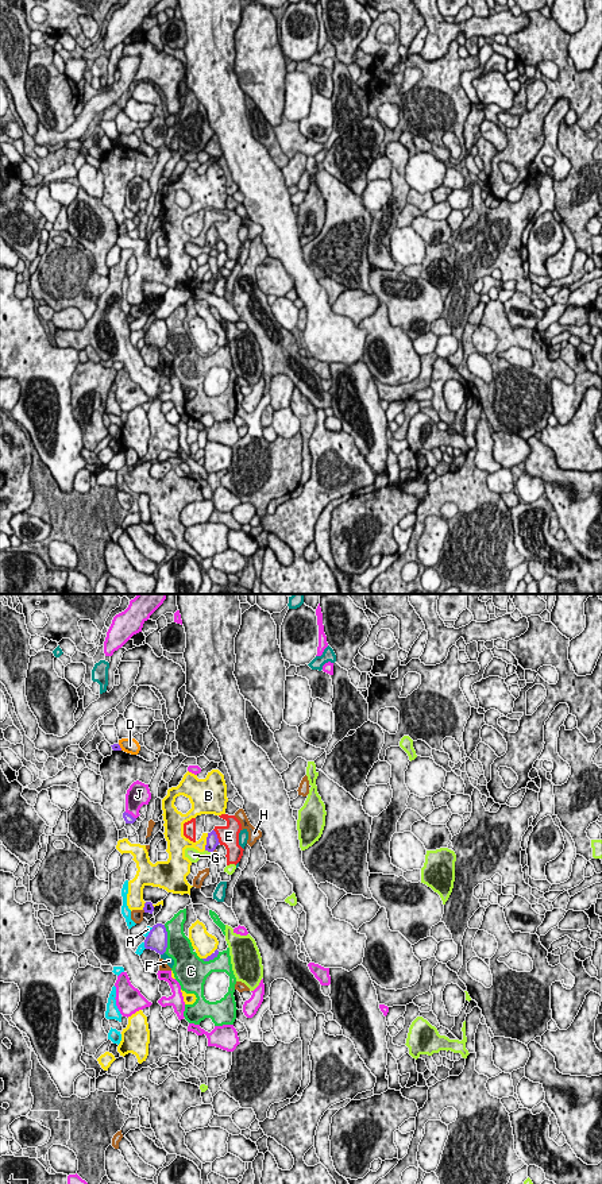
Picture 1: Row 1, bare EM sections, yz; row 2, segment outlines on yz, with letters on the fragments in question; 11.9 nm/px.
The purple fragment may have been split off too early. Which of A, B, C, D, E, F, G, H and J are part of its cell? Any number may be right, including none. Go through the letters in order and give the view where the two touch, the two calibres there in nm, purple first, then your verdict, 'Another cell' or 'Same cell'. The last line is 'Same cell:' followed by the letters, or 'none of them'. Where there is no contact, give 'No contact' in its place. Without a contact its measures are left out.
A: Touches purple in yz. Thickness 260 nm (purple) against 70 nm. Another cell
B: Touches purple in yz. Thickness 160 nm (purple) against 130 nm. Another cell
C: Touches purple in yz. Thickness 260 nm (purple) against 300 nm. Another cell
D: Touches purple in yz. Thickness 90 nm (purple) against 190 nm. Another cell
E: Touches purple in yz. Thickness 160 nm (purple) against 260 nm. Another cell
F: Touches purple in yz. Thickness 260 nm (purple) against 90 nm. Another cell
G: Touches purple in yz. Thickness 160 nm (purple) against 160 nm. Another cell
H: Touches purple in yz. Thickness 160 nm (purple) against 30 nm. Another cell
J: Touches purple in yz. Thickness 120 nm (purple) against 260 nm. Another cell
Same cell: none of them

